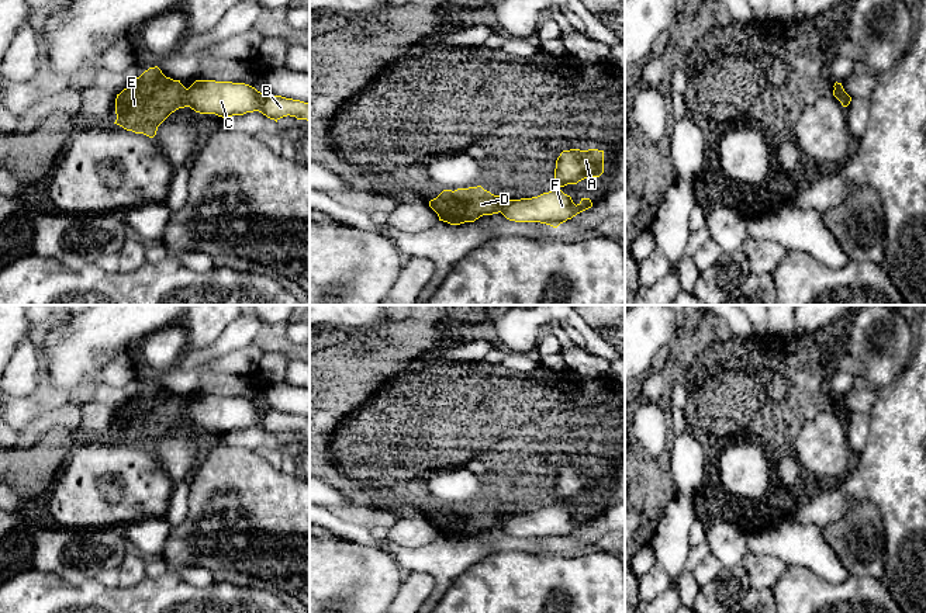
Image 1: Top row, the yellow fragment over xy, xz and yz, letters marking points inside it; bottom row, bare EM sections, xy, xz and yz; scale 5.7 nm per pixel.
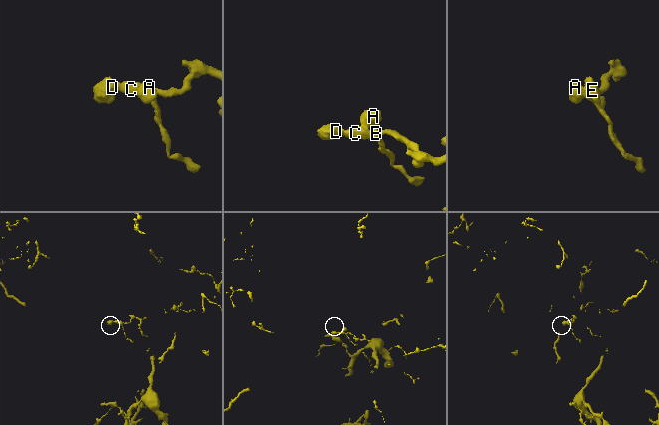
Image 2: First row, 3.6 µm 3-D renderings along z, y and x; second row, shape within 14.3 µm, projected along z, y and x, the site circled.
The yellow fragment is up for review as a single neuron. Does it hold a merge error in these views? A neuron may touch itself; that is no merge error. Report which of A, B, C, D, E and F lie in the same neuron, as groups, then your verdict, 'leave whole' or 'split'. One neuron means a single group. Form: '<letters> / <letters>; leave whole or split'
A B C F / D E; split

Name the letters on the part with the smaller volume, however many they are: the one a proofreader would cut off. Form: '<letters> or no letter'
D, E

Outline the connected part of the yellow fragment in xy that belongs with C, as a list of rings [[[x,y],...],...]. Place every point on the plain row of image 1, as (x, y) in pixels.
[[[196,395],[187,404],[187,422],[222,433],[259,426],[276,437],[287,430],[310,436],[310,418],[262,409],[245,398]]]

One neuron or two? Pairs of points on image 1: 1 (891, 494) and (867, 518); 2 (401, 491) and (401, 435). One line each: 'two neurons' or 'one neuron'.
1: two neurons
2: one neuron

